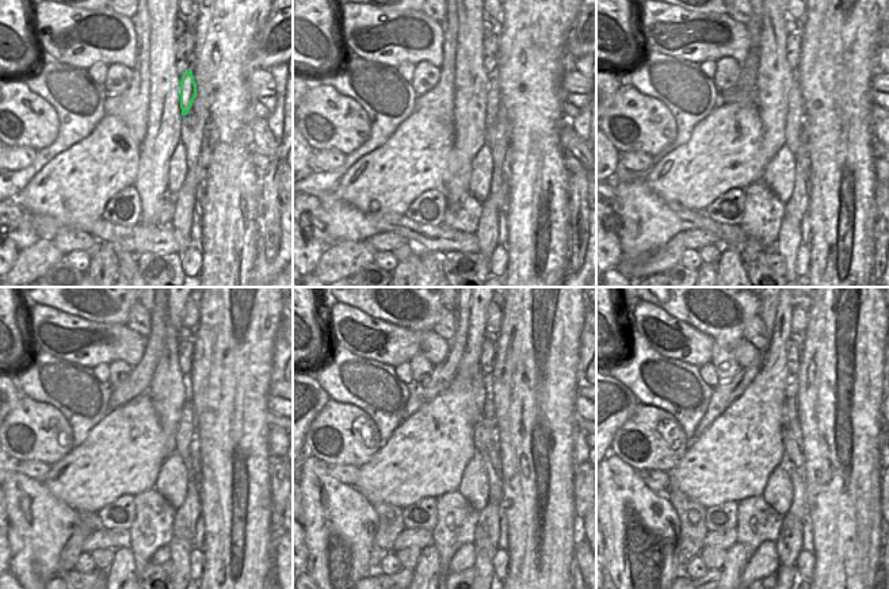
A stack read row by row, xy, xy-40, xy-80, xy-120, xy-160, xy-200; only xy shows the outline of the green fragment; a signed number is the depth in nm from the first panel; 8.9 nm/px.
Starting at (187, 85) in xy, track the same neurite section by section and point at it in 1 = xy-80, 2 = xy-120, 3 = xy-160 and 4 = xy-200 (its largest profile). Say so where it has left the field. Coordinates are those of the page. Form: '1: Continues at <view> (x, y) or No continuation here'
1: Continues at xy-80 (794, 123)
2: Continues at xy-120 (187, 425)
3: Continues at xy-160 (484, 433)
4: Continues at xy-200 (798, 508)

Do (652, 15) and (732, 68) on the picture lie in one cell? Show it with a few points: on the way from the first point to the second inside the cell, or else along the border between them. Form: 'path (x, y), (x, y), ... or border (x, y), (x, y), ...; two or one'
border (716, 61), (720, 58), (733, 58), (740, 65); two

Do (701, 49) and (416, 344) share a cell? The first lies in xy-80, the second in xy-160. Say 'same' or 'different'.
same

